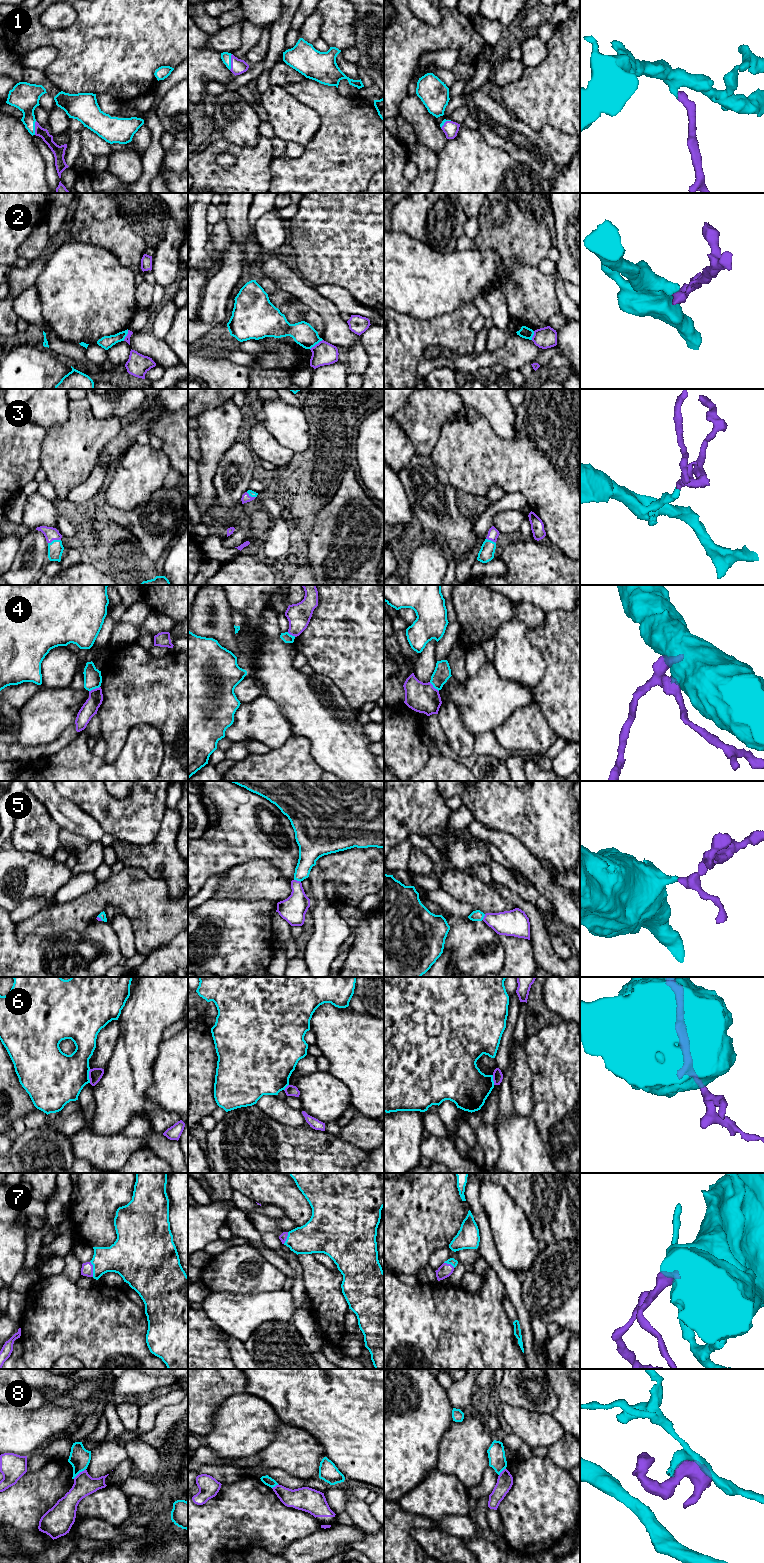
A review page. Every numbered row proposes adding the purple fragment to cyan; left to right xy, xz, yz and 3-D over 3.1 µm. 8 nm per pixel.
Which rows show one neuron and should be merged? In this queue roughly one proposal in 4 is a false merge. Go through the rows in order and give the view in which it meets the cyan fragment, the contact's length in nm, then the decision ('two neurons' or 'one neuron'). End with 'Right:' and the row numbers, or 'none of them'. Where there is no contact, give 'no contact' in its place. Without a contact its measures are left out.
1: xz | 130 nm | one neuron
2: xz | 130 nm | two neurons
3: xy | 110 nm | one neuron
4: xy | 100 nm | two neurons
5: xz | 60 nm | one neuron
6: xy | 110 nm | two neurons
7: xy | 130 nm | one neuron
8: xy | 130 nm | two neurons
Right: 1, 3, 5, 7

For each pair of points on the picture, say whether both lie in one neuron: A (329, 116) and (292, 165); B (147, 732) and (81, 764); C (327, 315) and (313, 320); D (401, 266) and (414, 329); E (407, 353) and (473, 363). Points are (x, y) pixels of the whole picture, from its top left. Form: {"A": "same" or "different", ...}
{"A": "same", "B": "same", "C": "different", "D": "different", "E": "different"}

